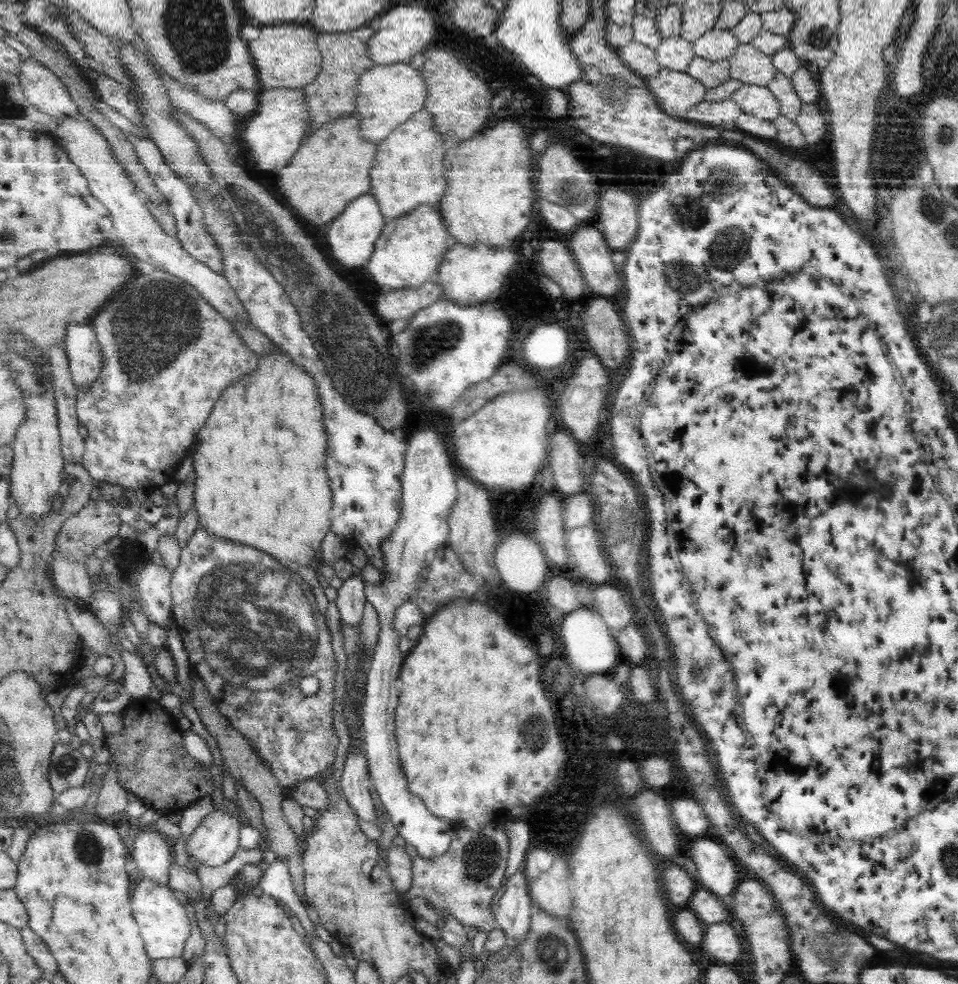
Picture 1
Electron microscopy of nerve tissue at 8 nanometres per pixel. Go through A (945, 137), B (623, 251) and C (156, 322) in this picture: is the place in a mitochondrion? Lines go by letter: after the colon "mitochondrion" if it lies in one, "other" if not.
A: mitochondrion
B: other
C: mitochondrion

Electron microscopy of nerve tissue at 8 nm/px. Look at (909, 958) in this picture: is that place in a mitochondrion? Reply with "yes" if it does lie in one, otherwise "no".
no

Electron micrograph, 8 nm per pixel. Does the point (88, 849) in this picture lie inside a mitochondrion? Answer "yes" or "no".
yes

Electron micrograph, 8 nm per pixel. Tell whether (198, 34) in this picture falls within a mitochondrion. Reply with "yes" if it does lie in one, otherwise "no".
yes

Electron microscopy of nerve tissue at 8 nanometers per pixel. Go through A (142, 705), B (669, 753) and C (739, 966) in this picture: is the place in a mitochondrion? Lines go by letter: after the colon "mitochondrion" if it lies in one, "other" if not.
A: other
B: other
C: other

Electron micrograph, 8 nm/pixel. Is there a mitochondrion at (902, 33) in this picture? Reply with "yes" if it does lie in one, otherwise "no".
no

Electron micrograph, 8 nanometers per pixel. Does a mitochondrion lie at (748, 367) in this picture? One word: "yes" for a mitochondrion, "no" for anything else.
no

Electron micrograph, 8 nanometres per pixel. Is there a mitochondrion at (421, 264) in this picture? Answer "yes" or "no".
no

